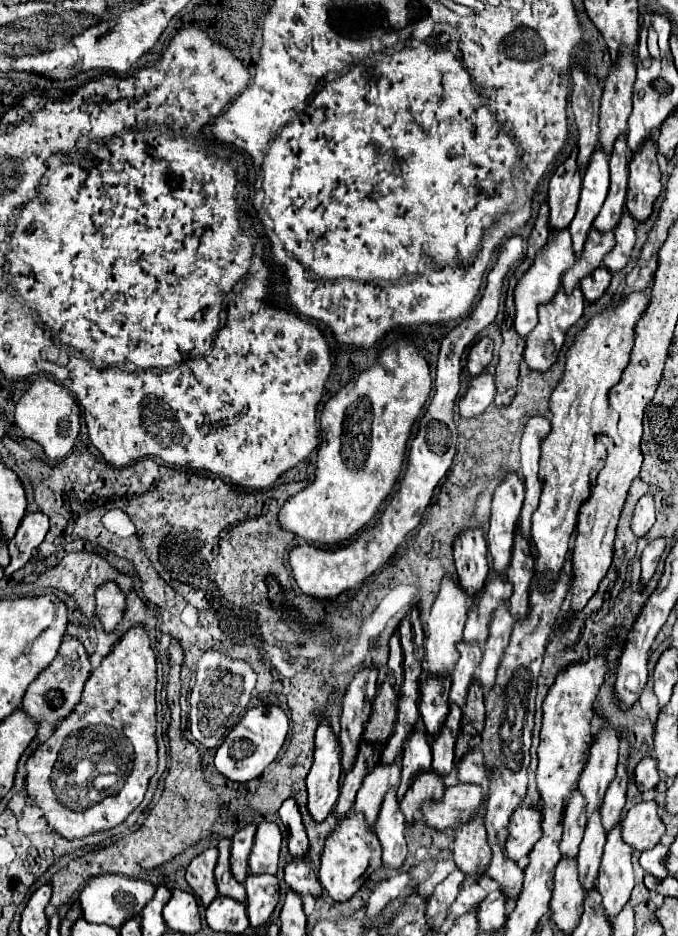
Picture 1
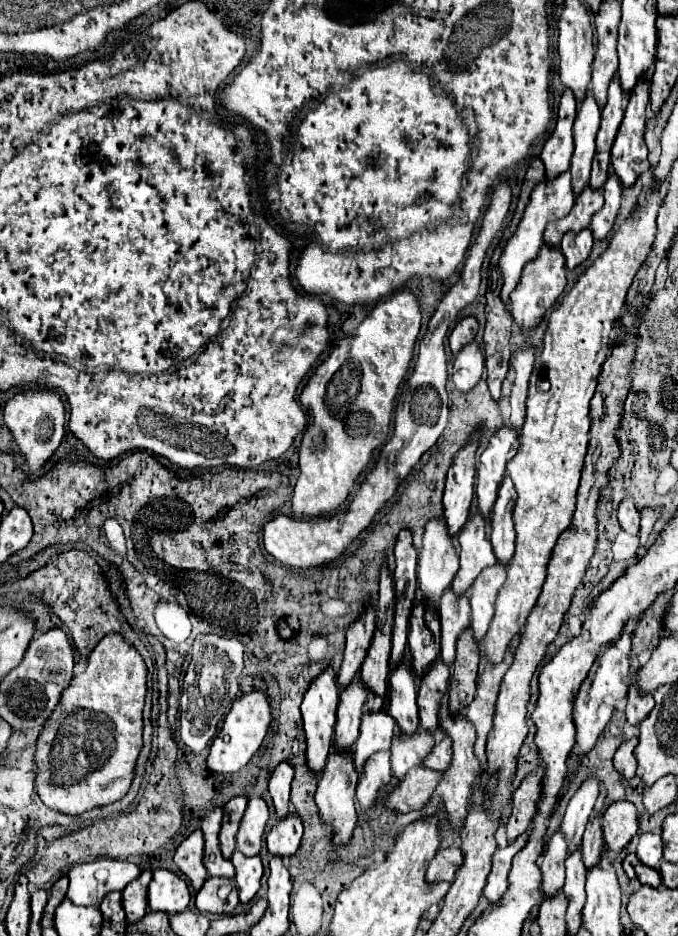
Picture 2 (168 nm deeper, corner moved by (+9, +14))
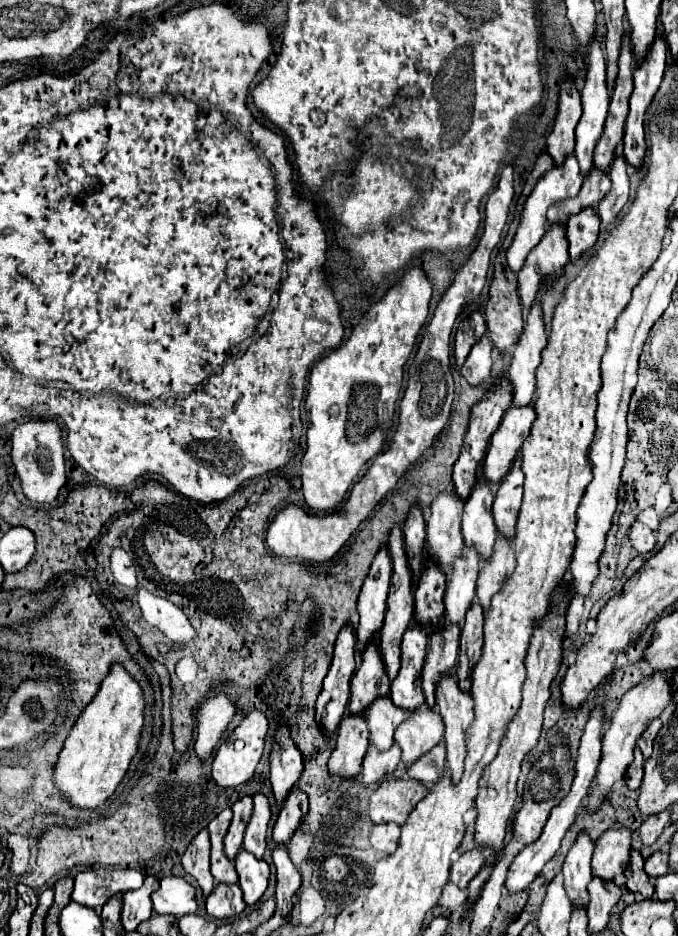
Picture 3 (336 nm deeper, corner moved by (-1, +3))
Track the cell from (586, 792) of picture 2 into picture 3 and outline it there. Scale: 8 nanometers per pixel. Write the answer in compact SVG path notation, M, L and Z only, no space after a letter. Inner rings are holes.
M580 834L578 840L574 842L572 850L566 856L562 874L564 874L564 888L572 902L572 908L588 906L586 886L592 880L592 872L590 872L592 848L594 848L594 842L586 834Z

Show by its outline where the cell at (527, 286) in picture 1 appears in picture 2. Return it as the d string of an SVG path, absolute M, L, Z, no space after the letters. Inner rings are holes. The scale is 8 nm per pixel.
M564 173L562 177L558 177L554 181L544 179L532 191L532 197L530 197L530 203L524 211L524 217L522 217L516 233L512 235L512 239L506 243L502 257L500 257L500 271L502 271L502 277L504 277L504 287L500 291L500 299L506 307L510 307L510 293L512 293L512 289L516 289L516 285L522 277L524 265L534 261L538 257L542 245L544 245L542 237L544 237L544 231L546 231L546 225L566 217L570 213L572 205L574 205L574 195L572 195L572 187L570 187L570 173Z

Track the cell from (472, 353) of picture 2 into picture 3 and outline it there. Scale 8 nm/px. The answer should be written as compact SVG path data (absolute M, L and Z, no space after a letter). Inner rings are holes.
M484 334L470 350L464 366L462 366L462 376L472 384L482 384L490 380L490 368L492 368L492 340Z

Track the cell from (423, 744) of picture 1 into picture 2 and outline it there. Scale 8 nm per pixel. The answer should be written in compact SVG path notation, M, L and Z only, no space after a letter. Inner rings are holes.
M404 659L402 665L390 675L390 709L392 715L404 735L414 735L420 727L418 721L418 705L416 705L416 681L410 671L410 663Z

